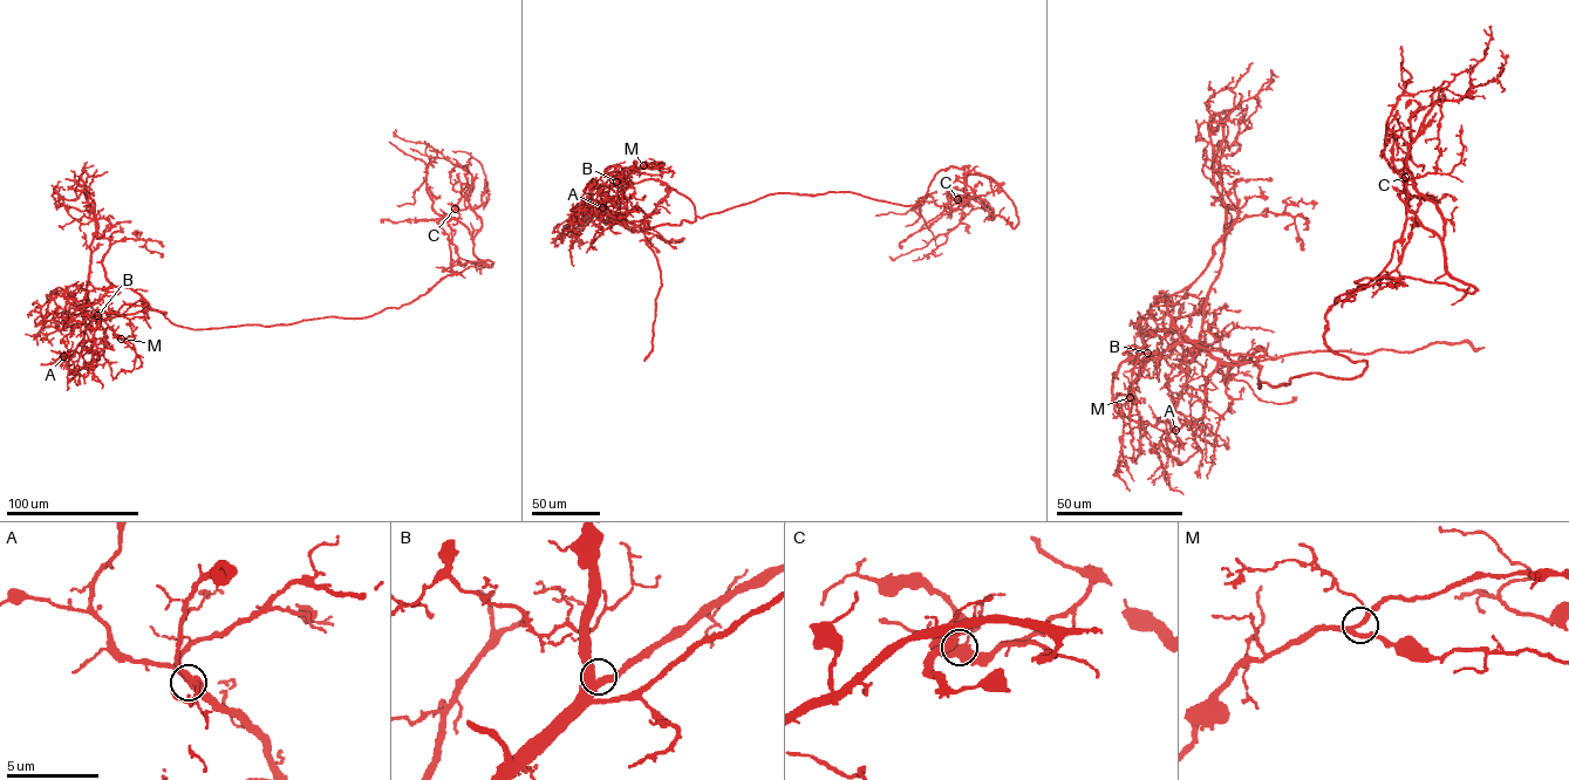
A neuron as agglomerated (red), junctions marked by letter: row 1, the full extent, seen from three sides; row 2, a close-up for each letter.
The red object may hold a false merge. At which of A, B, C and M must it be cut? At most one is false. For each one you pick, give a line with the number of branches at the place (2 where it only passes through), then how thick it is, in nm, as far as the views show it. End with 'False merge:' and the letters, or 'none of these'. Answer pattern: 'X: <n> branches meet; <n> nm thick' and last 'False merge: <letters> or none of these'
C: 4 branches meet; 440 nm thick
False merge: C

